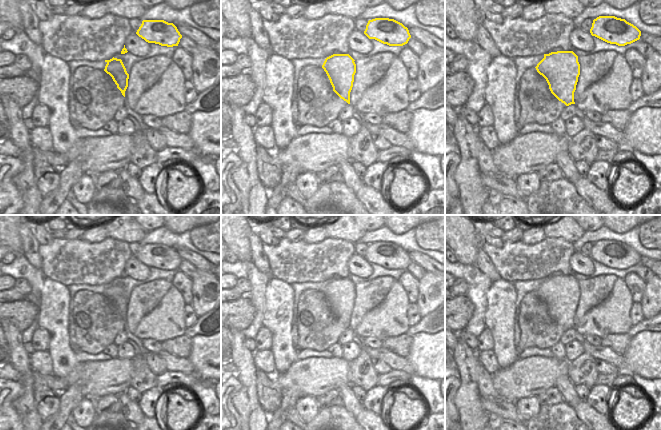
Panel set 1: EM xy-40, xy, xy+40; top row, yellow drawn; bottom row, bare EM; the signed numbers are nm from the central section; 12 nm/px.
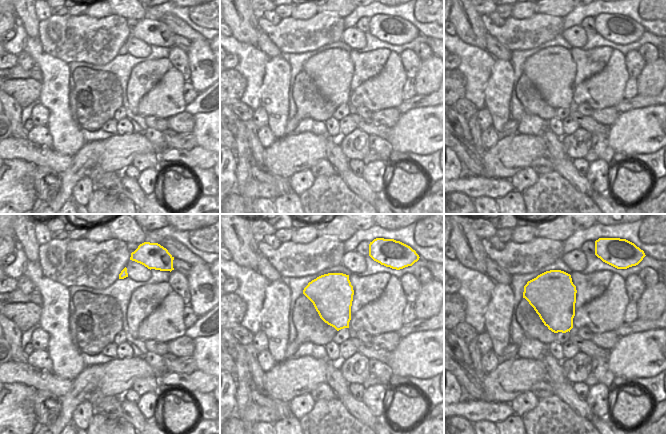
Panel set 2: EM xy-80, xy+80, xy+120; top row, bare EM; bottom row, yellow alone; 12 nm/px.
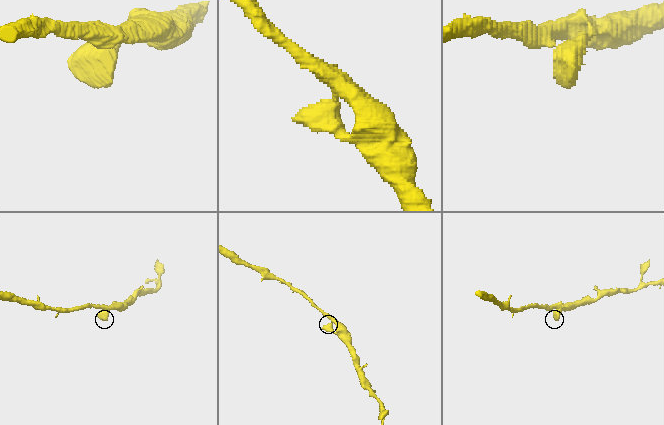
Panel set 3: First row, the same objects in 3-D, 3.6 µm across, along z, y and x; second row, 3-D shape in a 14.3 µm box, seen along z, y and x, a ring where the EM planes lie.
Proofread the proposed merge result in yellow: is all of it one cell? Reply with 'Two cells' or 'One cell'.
One cell.

